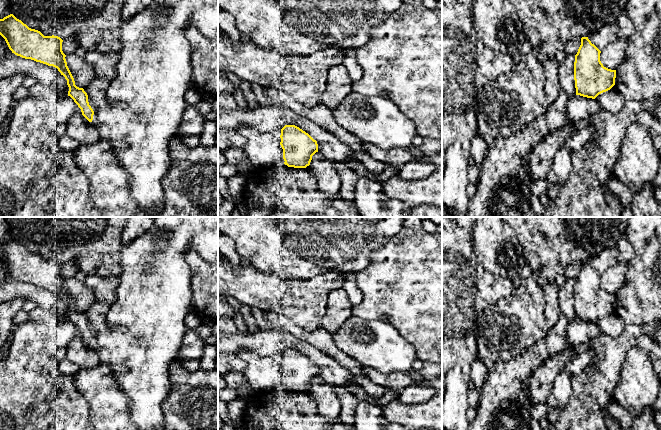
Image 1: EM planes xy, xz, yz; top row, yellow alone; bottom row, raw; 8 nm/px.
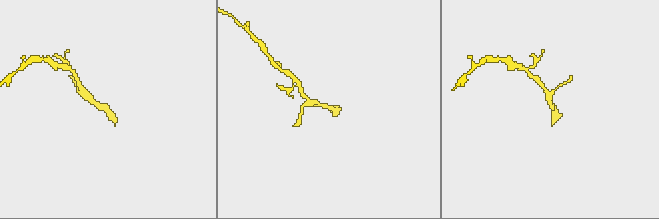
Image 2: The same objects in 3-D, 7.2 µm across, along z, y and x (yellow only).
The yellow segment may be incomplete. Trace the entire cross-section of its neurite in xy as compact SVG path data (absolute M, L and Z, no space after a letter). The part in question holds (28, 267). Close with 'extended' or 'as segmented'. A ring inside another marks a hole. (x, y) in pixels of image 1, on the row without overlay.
M157 217L143 235L129 244L123 244L120 251L119 284L115 300L107 313L109 327L105 332L95 336L89 329L87 317L75 309L67 290L66 279L62 275L63 264L60 261L44 260L40 255L29 252L13 238L0 243L0 259L15 279L58 293L67 304L68 320L81 333L82 339L97 353L99 363L112 368L115 380L130 401L132 423L139 430L163 430L165 420L162 402L171 389L170 368L177 360L182 340L188 331L184 323L185 317L192 310L192 272L186 260L186 254L192 250L207 262L218 262L218 217Z; extended

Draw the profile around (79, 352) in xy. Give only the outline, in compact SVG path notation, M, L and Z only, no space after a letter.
M73 338L67 347L66 358L84 367L94 367L99 364L97 353L83 339Z

